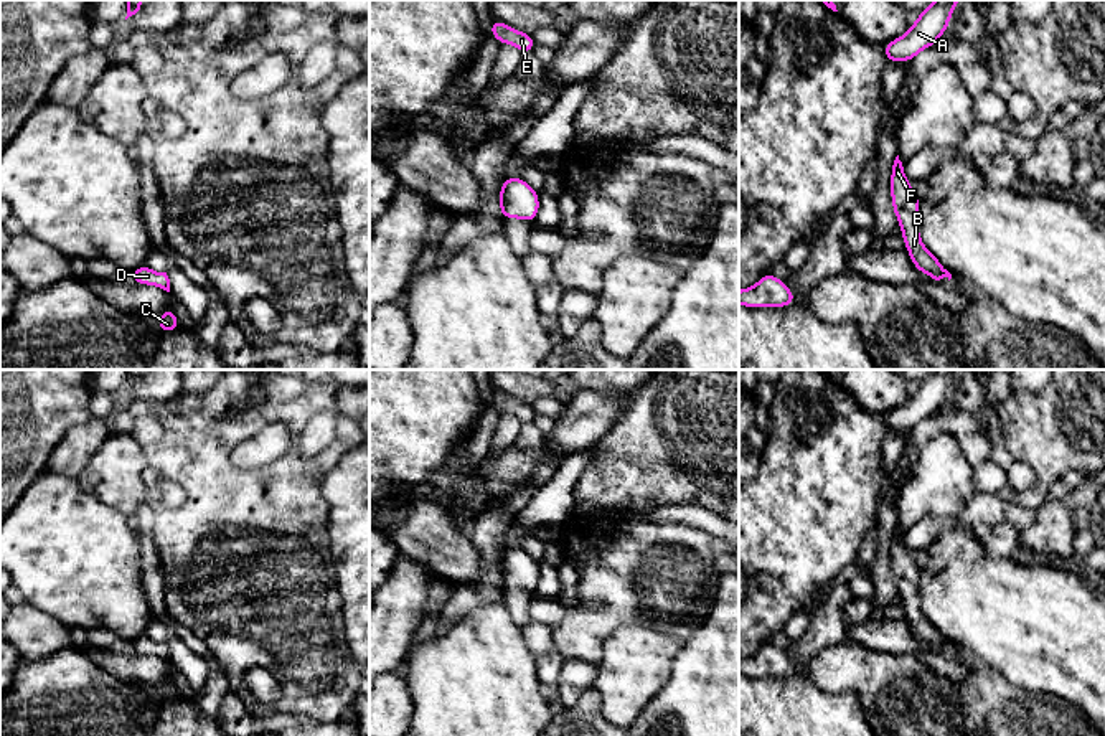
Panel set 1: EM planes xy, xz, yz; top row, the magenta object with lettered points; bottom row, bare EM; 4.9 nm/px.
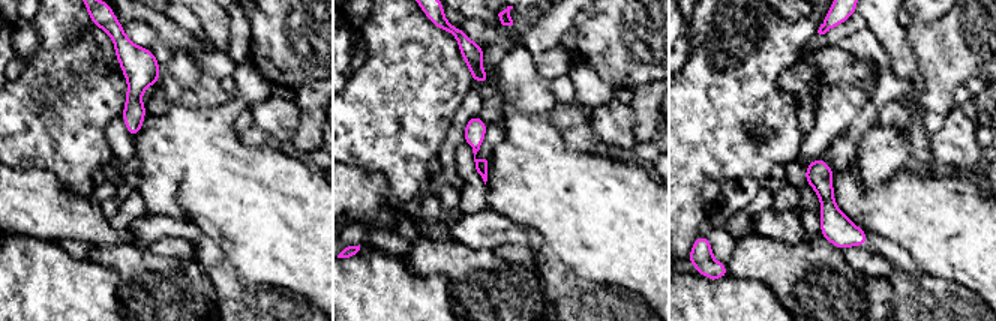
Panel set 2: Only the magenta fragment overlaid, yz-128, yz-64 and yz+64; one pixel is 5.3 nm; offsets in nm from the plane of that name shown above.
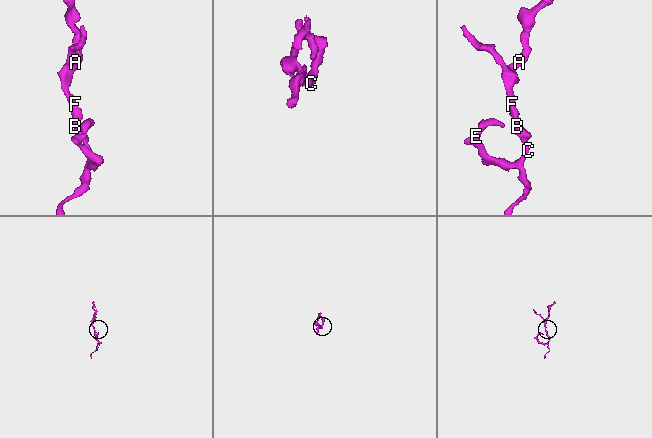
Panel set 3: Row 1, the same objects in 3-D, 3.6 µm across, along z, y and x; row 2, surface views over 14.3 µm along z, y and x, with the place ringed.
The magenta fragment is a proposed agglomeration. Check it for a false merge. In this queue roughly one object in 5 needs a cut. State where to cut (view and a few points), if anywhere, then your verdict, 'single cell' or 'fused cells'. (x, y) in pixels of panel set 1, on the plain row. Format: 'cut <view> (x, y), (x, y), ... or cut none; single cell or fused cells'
cut none; single cell

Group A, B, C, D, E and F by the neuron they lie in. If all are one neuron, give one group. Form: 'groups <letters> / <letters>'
groups A B C D E F

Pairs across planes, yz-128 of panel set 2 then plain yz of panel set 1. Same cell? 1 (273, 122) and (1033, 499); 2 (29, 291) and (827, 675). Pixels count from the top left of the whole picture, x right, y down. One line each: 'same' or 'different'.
1: different
2: different

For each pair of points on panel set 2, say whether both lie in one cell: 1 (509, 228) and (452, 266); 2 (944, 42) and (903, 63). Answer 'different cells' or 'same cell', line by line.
1: different cells
2: different cells

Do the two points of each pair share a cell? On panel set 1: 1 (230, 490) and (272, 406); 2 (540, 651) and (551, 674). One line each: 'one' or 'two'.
1: one
2: one

